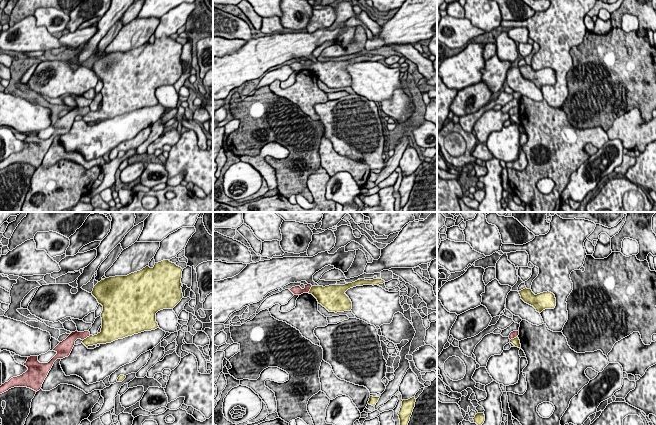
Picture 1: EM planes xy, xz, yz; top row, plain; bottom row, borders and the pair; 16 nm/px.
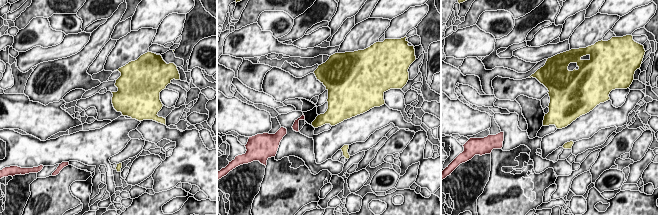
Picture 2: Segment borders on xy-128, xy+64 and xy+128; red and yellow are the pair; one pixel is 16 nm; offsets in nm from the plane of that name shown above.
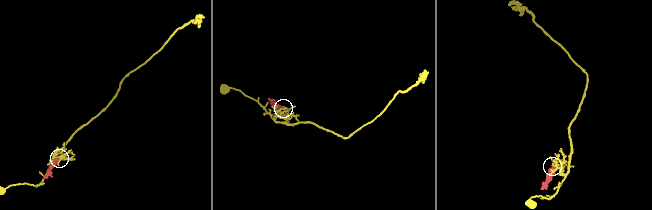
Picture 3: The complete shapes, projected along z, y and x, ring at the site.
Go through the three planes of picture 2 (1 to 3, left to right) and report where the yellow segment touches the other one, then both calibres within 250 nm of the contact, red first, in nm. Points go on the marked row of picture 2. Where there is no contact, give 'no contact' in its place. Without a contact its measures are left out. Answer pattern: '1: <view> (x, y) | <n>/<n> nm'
1: no contact
2: no contact
3: no contact

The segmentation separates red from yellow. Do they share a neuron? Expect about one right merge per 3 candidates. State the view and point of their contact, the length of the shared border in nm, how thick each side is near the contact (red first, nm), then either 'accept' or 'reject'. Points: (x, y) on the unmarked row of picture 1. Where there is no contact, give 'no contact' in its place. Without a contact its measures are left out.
meets red in yz at (513, 114); contact 140 nm long; 120 nm thick on the red side, 130 nm on the other; reject

